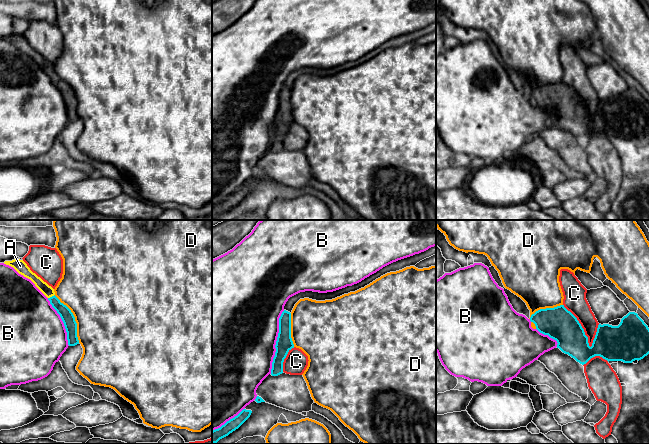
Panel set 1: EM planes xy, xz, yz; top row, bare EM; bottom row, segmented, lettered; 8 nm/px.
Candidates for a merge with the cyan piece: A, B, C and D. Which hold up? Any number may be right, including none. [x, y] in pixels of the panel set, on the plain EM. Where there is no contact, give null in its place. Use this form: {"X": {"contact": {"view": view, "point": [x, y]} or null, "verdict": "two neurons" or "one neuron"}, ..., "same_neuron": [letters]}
{"A": {"contact": {"view": "xy", "point": [52, 72]}, "verdict": "one neuron"}, "B": {"contact": {"view": "xz", "point": [276, 118]}, "verdict": "two neurons"}, "C": {"contact": {"view": "yz", "point": [581, 102]}, "verdict": "two neurons"}, "D": {"contact": {"view": "xy", "point": [74, 94]}, "verdict": "two neurons"}, "same_neuron": ["A"]}

